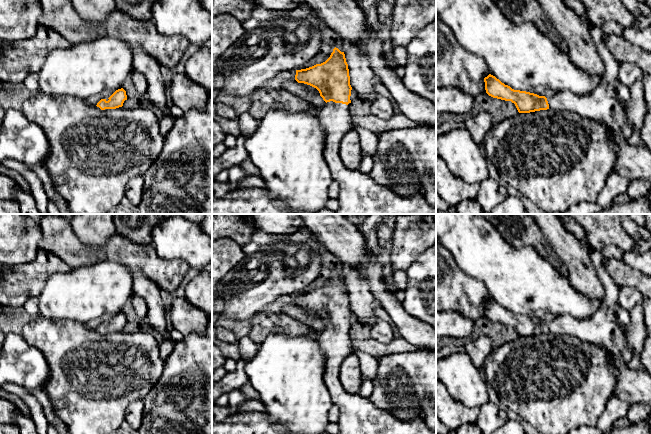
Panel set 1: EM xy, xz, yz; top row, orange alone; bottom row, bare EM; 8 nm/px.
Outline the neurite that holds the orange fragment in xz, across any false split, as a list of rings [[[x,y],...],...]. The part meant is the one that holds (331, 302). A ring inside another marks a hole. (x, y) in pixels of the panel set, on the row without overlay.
[[[334,272],[330,281],[321,288],[296,294],[295,304],[316,312],[326,326],[319,332],[320,348],[325,356],[324,384],[332,398],[333,404],[339,408],[338,434],[436,434],[436,430],[429,428],[423,417],[412,421],[402,421],[392,412],[380,409],[369,399],[361,397],[358,393],[351,394],[345,391],[340,383],[340,366],[343,360],[352,352],[352,342],[348,335],[351,327],[352,311],[348,288],[344,276]]]

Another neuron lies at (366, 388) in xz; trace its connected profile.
[[[367,379],[362,382],[358,394],[364,398],[370,398],[372,391],[373,391],[373,381],[371,379]]]

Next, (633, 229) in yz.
[[[620,214],[620,218],[622,227],[629,235],[638,236],[641,240],[649,239],[649,231],[645,227],[640,227],[632,221],[628,214]]]

